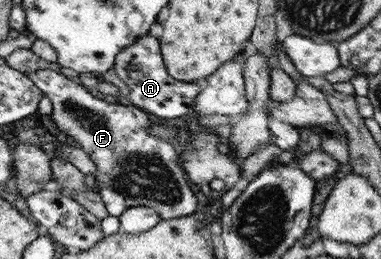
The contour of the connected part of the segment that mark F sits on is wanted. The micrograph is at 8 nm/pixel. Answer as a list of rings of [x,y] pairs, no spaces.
[[[39,69],[27,74],[30,81],[46,96],[52,104],[50,118],[60,133],[66,135],[70,141],[80,147],[89,161],[94,163],[96,174],[90,178],[100,188],[98,195],[106,209],[107,215],[118,217],[128,207],[152,207],[161,219],[174,219],[194,214],[196,198],[186,184],[182,175],[182,169],[178,161],[178,148],[174,144],[168,144],[163,140],[156,139],[147,130],[149,124],[148,114],[132,105],[112,104],[104,102],[82,86],[78,81],[67,78],[55,70]]]

